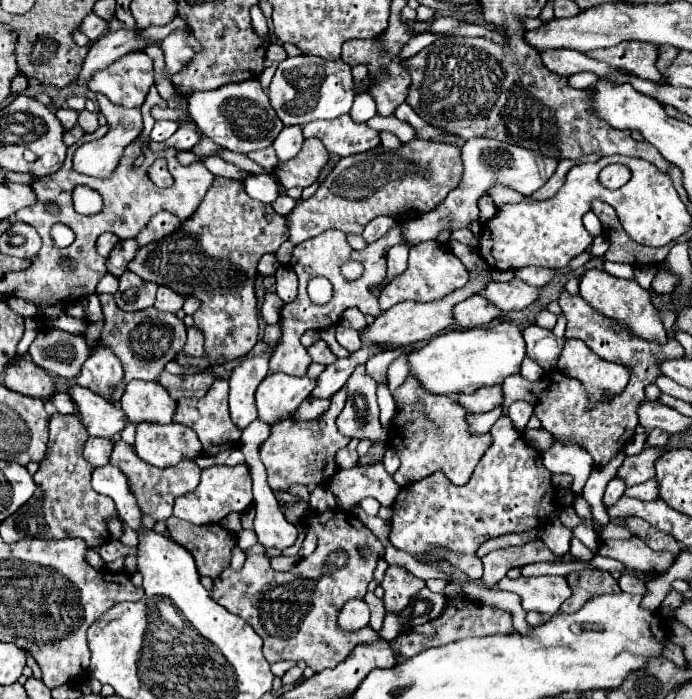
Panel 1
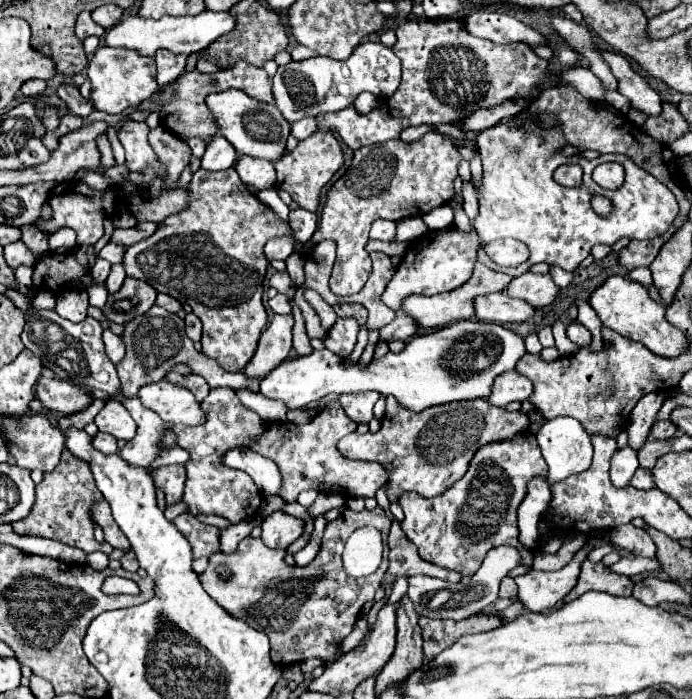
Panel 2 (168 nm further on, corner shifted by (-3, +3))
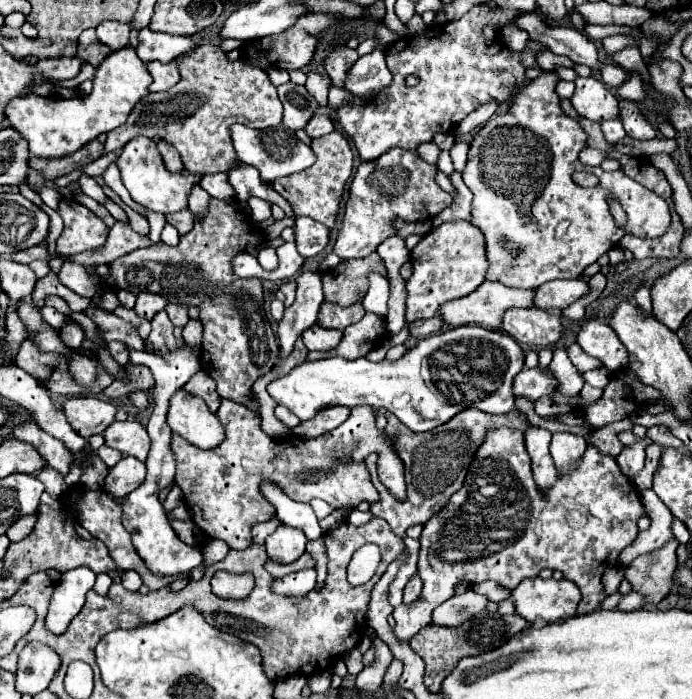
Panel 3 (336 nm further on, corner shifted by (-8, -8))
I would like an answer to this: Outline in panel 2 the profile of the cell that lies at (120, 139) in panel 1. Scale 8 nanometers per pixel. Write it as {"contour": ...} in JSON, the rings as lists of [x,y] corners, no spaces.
{"contour":[[[123,118],[123,126],[119,130],[119,140],[127,154],[127,164],[159,164],[157,156],[153,154],[147,142],[149,126],[147,122],[135,122],[131,118]]]}

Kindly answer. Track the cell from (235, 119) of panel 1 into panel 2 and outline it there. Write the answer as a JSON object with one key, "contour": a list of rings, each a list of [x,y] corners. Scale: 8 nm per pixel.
{"contour":[[[229,88],[225,92],[209,94],[205,98],[207,108],[211,110],[217,132],[239,152],[253,158],[265,158],[265,160],[279,160],[285,154],[285,142],[289,138],[289,124],[283,120],[281,112],[275,104],[265,104],[261,100],[253,100],[247,92],[241,92],[239,88]]]}

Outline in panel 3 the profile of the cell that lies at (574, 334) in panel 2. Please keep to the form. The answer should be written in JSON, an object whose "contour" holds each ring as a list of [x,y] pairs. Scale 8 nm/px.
{"contour":[[[586,321],[578,333],[578,345],[592,357],[602,361],[610,372],[627,367],[628,353],[610,325]]]}

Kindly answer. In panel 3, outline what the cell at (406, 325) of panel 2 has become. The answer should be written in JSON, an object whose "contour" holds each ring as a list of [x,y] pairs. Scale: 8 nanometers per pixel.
{"contour":[[[436,315],[436,317],[430,317],[430,319],[414,321],[414,323],[410,325],[410,333],[412,333],[412,337],[424,339],[424,337],[430,337],[430,335],[442,331],[442,327],[444,327],[444,321],[442,321],[440,315]]]}

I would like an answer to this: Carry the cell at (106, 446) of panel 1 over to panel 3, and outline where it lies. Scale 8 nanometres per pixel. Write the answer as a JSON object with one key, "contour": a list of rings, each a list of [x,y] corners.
{"contour":[[[102,445],[102,447],[98,449],[98,457],[106,463],[106,467],[114,467],[114,465],[122,459],[120,451],[116,451],[116,449],[112,449],[112,447],[106,447],[106,445]]]}

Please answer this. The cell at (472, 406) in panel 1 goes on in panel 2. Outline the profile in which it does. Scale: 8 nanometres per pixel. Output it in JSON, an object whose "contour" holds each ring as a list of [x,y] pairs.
{"contour":[[[511,370],[495,378],[487,402],[493,406],[507,406],[509,402],[527,400],[531,392],[533,392],[533,384],[525,376]]]}

